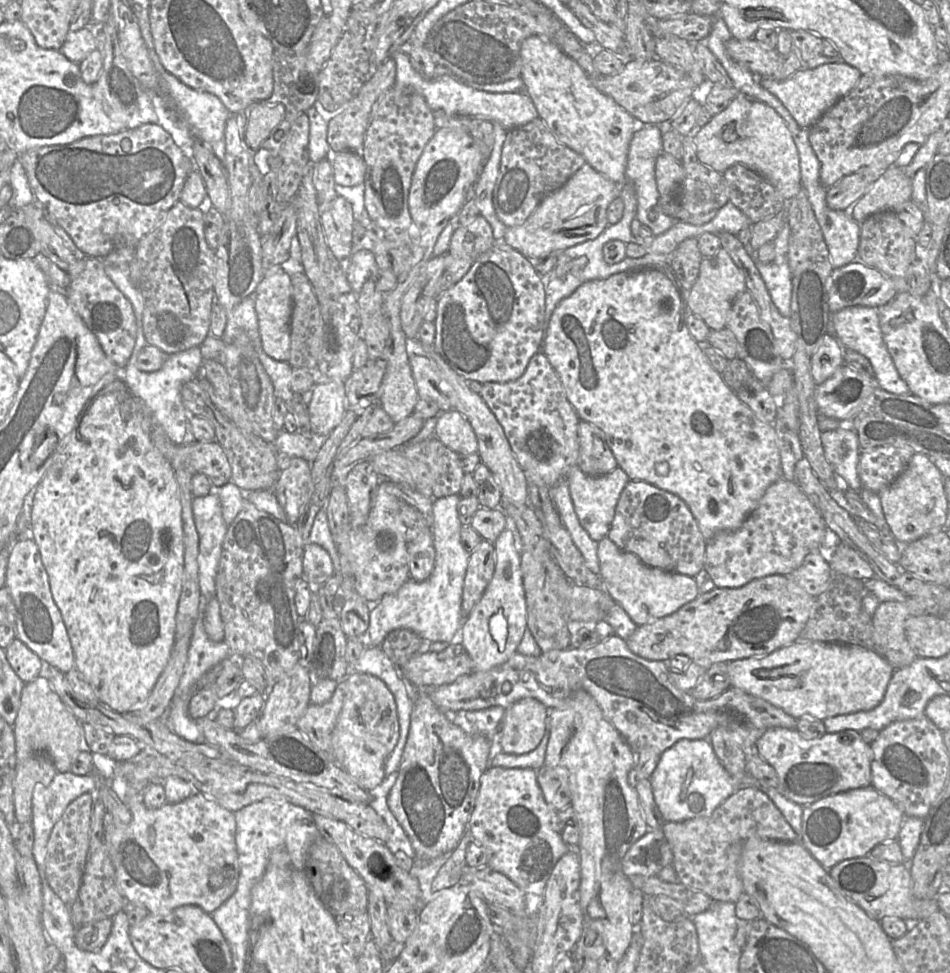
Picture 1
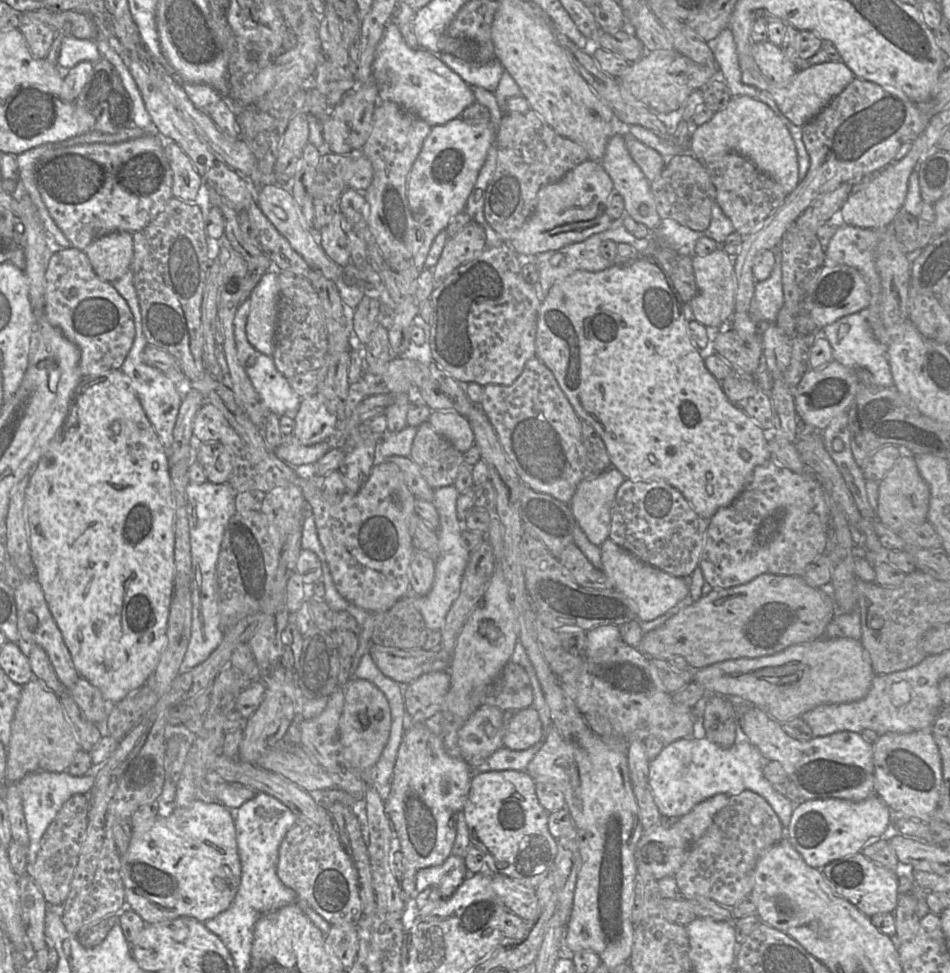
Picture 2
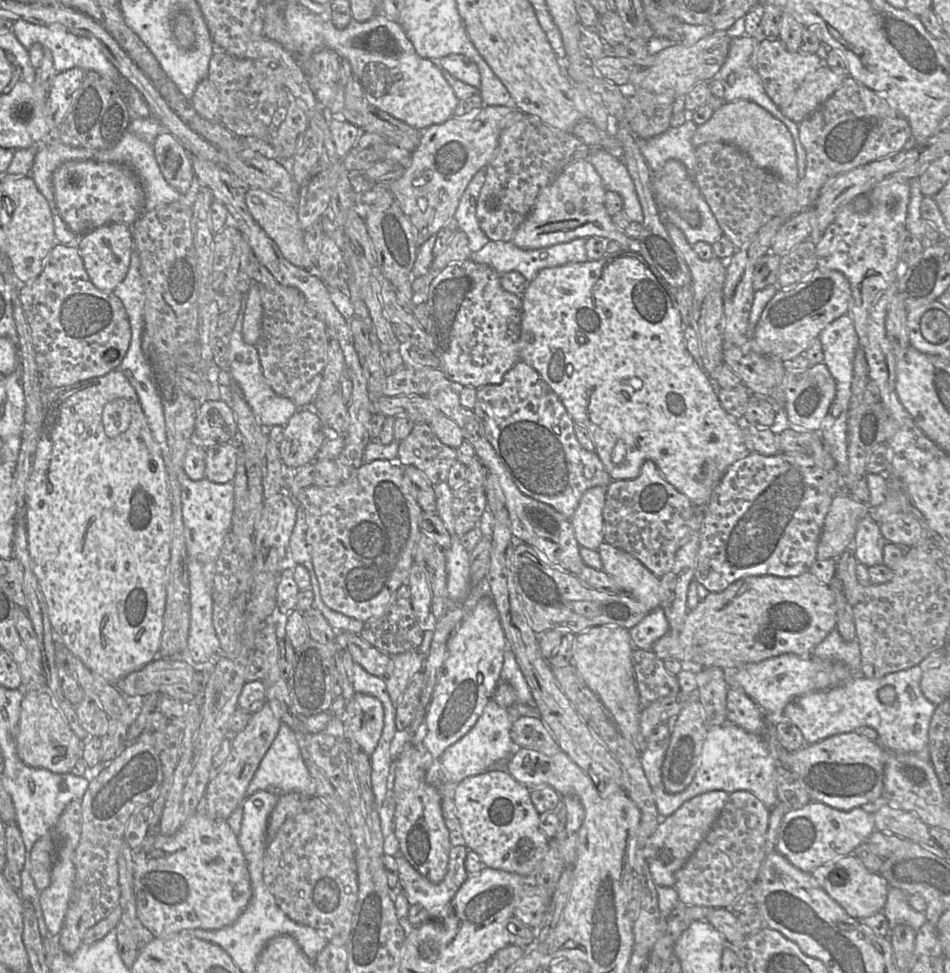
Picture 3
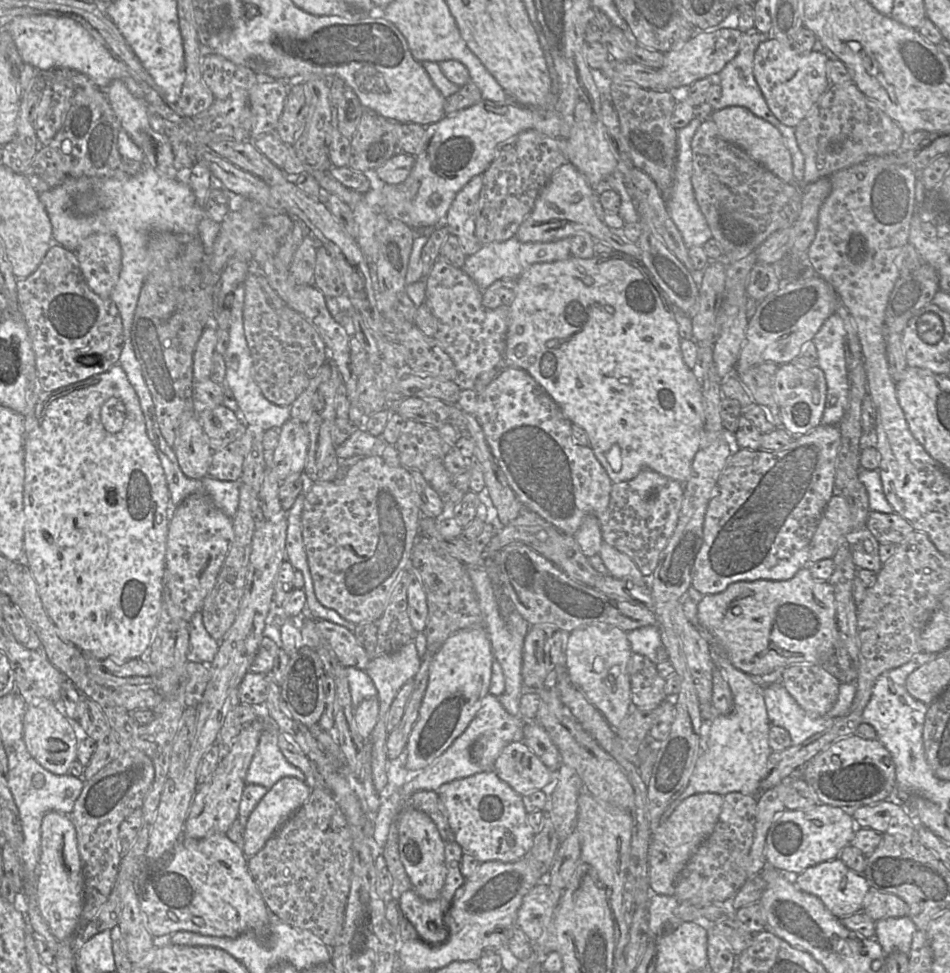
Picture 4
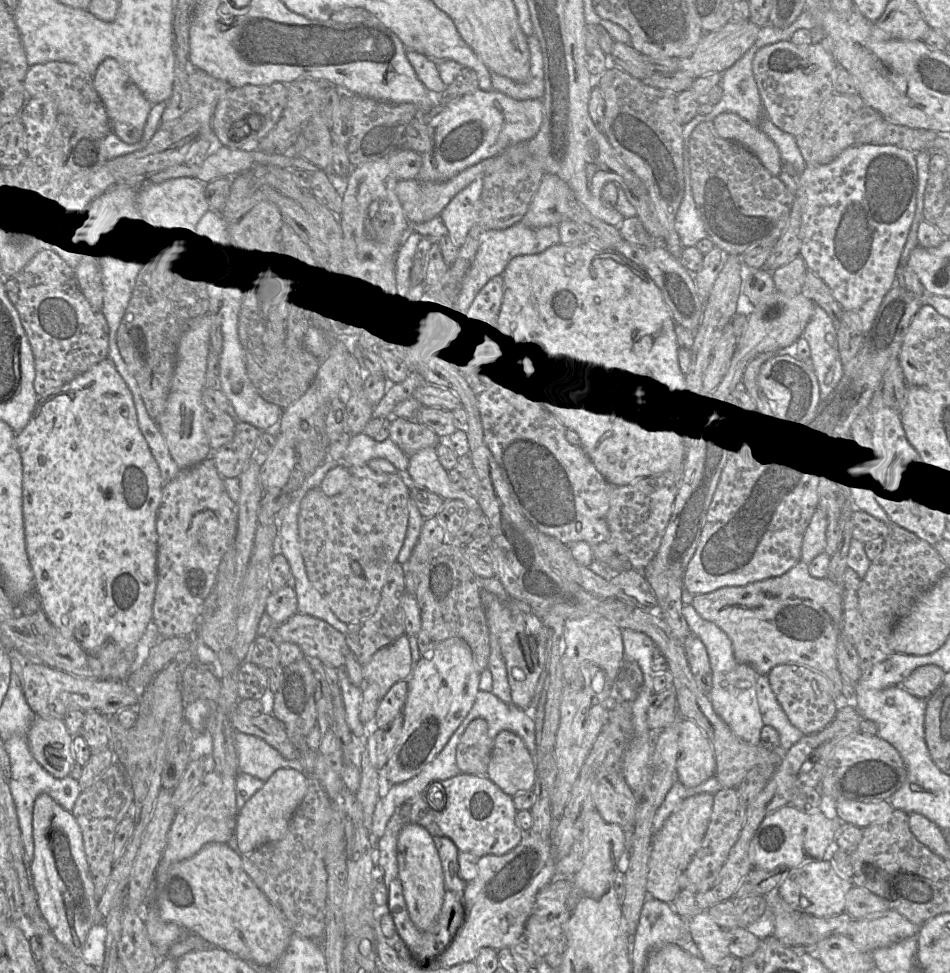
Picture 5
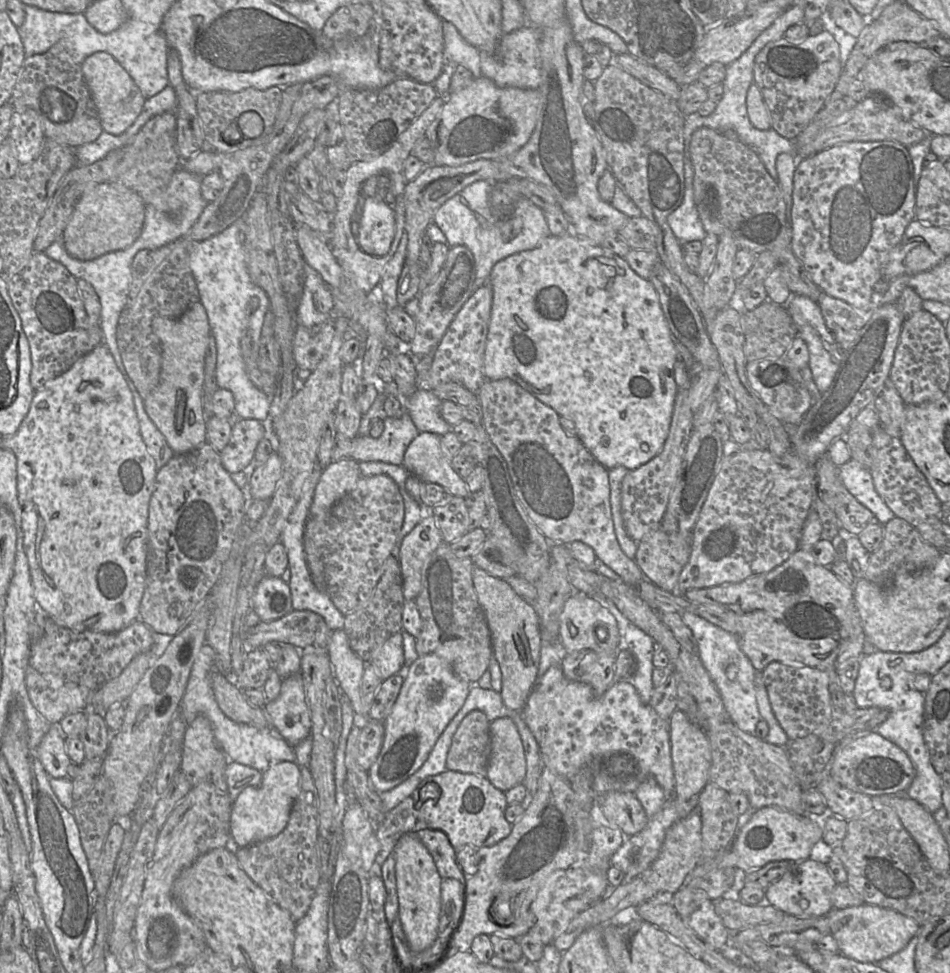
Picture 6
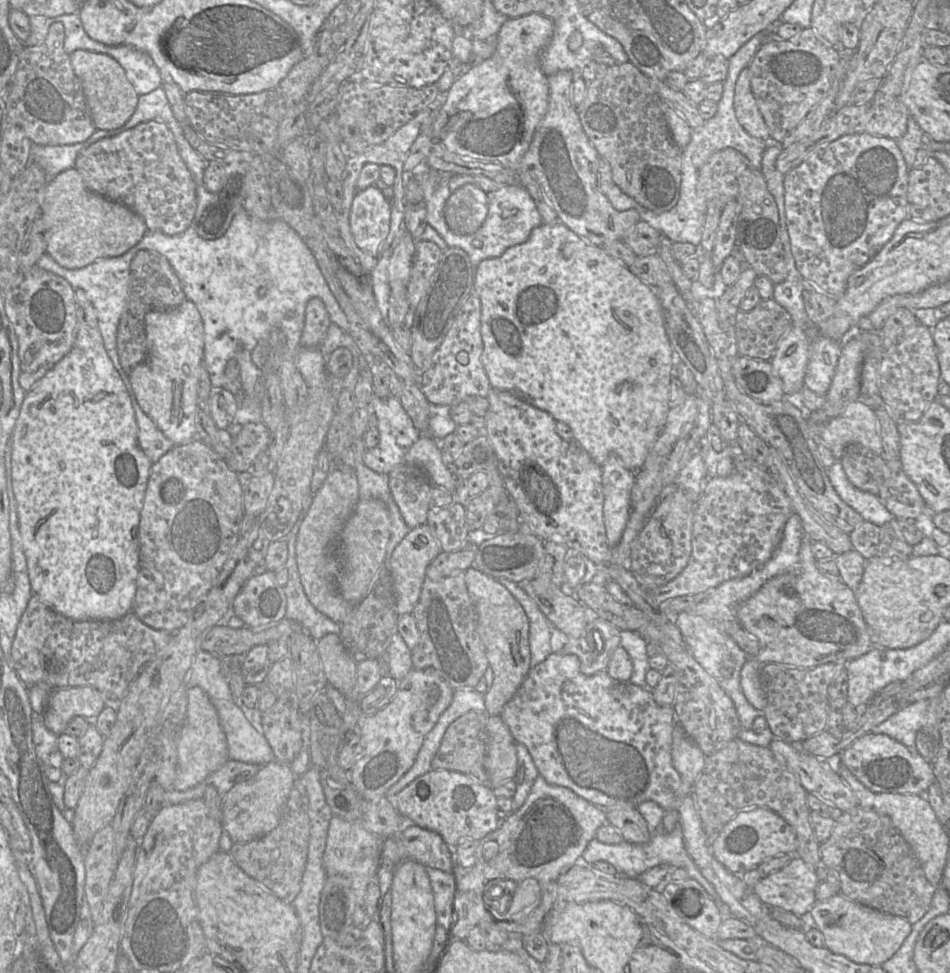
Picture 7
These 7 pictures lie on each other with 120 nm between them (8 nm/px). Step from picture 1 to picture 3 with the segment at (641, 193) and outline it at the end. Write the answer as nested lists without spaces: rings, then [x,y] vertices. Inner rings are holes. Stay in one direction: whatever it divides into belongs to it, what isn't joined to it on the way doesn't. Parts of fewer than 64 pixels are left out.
[[[593,148],[589,158],[601,177],[606,190],[617,192],[625,201],[624,213],[633,221],[643,222],[643,212],[635,190],[633,180],[622,161],[604,150],[603,148]]]

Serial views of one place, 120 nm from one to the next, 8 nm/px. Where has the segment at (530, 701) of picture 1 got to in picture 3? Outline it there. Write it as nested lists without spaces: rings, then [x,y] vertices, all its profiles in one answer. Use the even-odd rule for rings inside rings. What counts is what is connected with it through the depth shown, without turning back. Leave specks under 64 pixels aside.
[[[519,717],[511,727],[511,738],[516,748],[528,748],[552,756],[560,748],[541,718]]]

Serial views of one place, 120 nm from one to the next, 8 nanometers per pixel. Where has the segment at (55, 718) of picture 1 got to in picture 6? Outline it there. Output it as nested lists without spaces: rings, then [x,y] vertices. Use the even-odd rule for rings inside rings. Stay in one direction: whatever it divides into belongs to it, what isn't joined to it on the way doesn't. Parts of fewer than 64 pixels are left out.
[[[51,723],[50,729],[35,751],[47,774],[52,778],[68,778],[67,768],[72,761],[65,750],[66,738],[59,723]]]

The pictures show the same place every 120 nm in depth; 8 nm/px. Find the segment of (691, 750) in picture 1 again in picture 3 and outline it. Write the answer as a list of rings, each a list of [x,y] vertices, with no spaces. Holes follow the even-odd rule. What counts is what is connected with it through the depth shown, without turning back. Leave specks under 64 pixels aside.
[[[731,722],[708,728],[702,745],[700,764],[690,785],[680,793],[669,794],[665,791],[661,767],[668,746],[668,739],[657,745],[649,745],[640,754],[640,762],[651,788],[661,821],[672,815],[686,801],[711,791],[724,791],[732,794],[747,791],[756,796],[771,810],[779,803],[776,788],[777,760],[772,756],[766,741],[751,734]]]

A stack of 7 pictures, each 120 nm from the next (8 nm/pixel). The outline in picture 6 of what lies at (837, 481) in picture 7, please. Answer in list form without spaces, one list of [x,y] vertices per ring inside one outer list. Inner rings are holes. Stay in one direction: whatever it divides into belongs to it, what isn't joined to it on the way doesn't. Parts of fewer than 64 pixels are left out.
[[[851,459],[839,466],[837,473],[848,492],[869,509],[879,523],[884,525],[895,517],[876,491],[870,469]]]

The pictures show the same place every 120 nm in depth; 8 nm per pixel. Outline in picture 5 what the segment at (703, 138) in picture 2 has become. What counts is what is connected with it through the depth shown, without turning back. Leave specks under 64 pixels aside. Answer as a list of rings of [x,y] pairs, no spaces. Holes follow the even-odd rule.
[[[731,112],[719,114],[713,122],[720,137],[750,150],[773,176],[779,177],[783,161],[776,144],[769,136]]]

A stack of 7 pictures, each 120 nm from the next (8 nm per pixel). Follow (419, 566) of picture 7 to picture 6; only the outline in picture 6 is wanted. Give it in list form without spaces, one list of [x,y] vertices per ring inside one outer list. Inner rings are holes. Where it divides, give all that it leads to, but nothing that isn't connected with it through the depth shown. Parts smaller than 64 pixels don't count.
[[[433,515],[422,519],[402,541],[398,561],[405,601],[415,600],[422,587],[422,574],[443,537]]]

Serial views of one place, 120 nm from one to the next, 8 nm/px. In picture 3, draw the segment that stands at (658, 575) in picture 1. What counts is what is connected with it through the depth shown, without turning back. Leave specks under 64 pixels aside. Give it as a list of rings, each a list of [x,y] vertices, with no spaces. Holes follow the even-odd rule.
[[[607,542],[598,549],[604,571],[650,612],[660,607],[660,578],[628,552]]]

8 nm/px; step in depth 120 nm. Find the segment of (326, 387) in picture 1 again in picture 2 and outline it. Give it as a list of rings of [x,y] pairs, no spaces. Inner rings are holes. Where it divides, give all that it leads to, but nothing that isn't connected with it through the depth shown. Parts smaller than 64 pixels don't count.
[[[316,393],[302,399],[293,419],[295,425],[291,435],[304,446],[326,441],[334,434],[338,425],[337,416],[329,412],[326,400]]]

